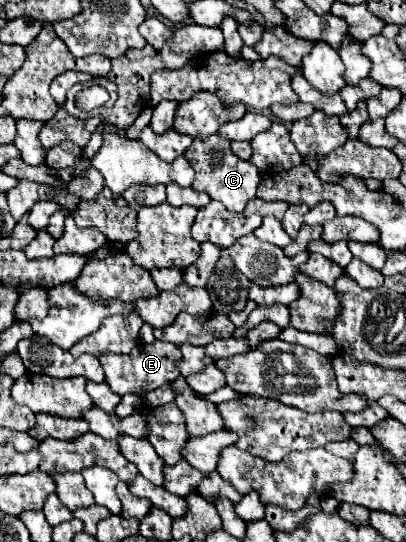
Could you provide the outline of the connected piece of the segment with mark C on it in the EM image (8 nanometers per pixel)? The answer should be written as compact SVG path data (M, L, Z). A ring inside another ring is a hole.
M210 134L210 136L196 136L192 146L186 150L186 158L192 164L196 178L192 188L206 192L212 200L222 202L228 210L232 212L244 212L244 206L256 198L256 188L260 184L260 172L258 168L254 168L254 164L246 162L246 160L238 160L238 156L234 156L234 152L230 152L230 138L226 136L218 136L218 134ZM210 150L226 150L220 154L220 162L218 162L218 154L210 152Z

